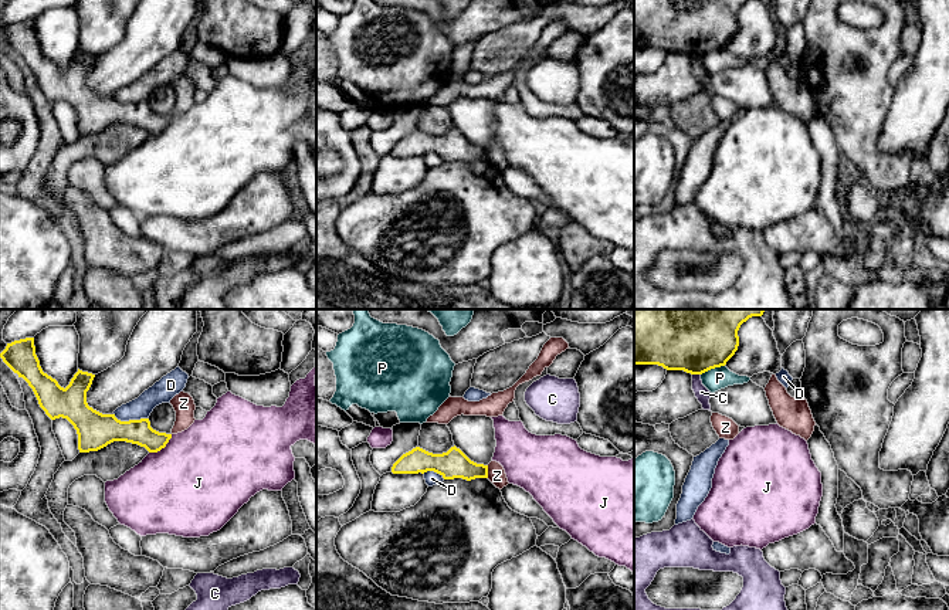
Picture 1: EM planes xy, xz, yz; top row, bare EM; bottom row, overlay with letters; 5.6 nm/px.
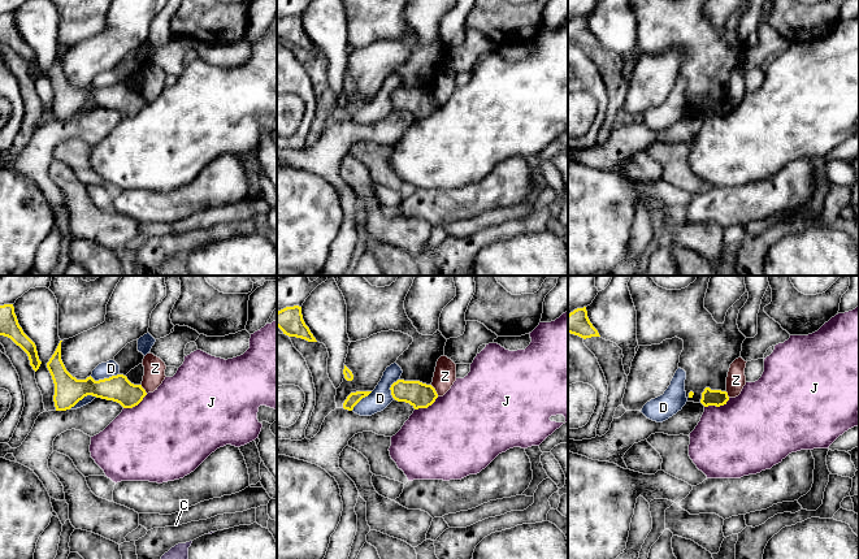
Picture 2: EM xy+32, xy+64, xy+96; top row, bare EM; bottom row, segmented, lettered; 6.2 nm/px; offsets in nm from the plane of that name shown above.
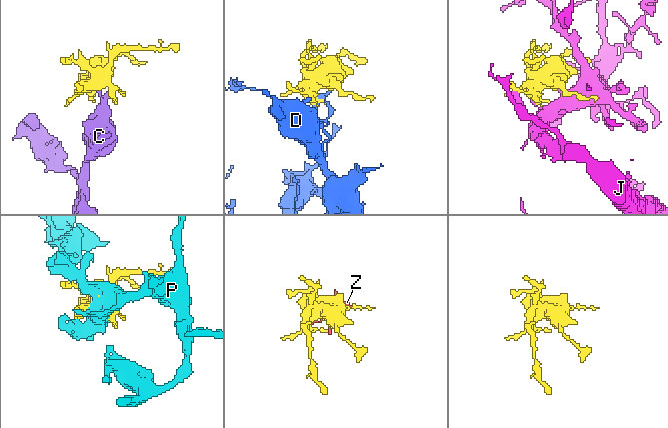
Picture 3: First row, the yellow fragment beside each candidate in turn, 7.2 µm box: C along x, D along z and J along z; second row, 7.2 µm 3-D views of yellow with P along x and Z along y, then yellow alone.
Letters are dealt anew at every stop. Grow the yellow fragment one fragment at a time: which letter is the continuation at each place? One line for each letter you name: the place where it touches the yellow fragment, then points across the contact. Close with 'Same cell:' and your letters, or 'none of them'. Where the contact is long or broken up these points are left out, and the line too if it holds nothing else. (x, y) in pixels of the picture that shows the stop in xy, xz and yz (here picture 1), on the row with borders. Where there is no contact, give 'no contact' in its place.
Same cell: none of them

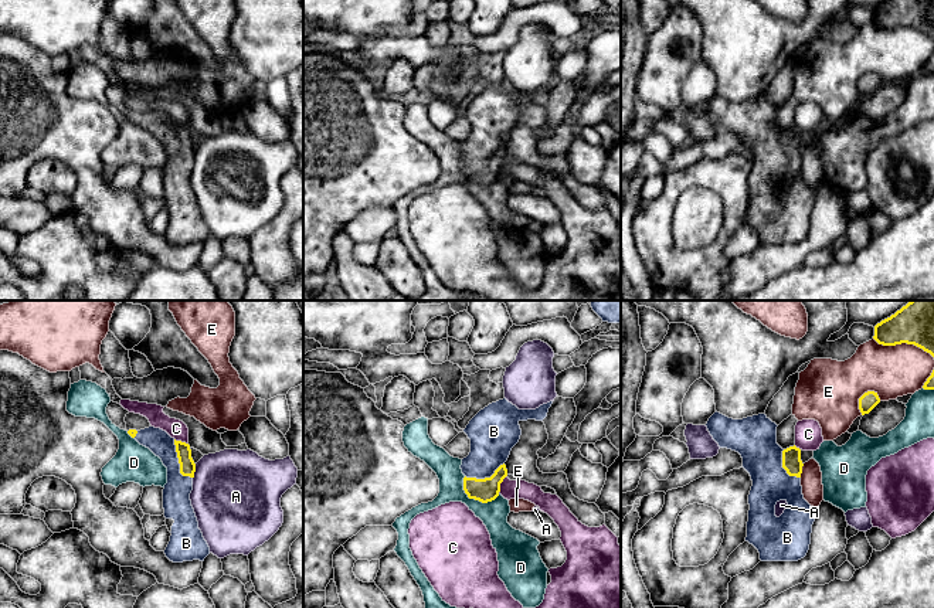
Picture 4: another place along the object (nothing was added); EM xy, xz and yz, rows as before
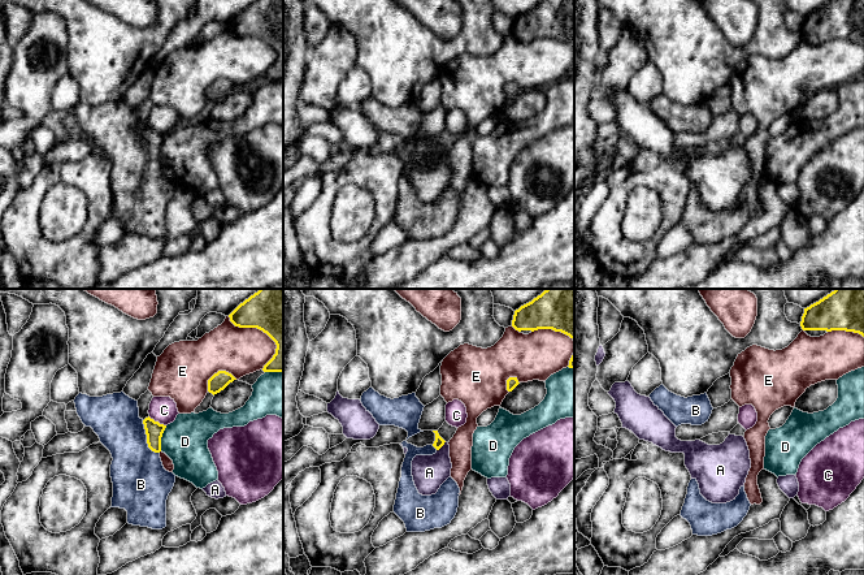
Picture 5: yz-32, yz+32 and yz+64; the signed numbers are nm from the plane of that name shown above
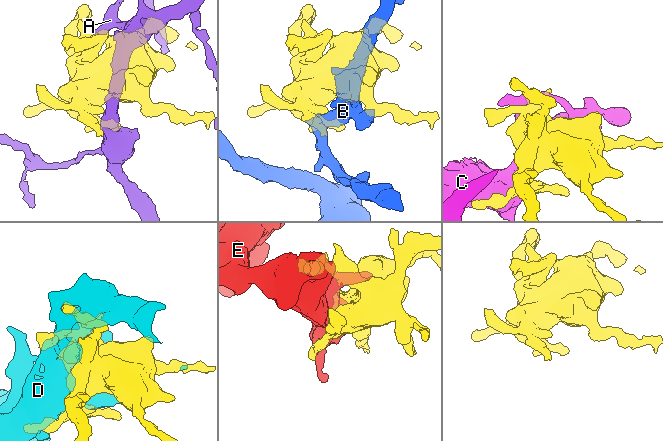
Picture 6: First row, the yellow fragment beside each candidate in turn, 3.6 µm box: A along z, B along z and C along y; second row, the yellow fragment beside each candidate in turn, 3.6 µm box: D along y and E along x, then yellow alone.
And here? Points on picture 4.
B: meets yellow in xy at (179, 462); runs through xy (187, 466), (179, 462), (179, 488), (176, 495)
Same cell: B

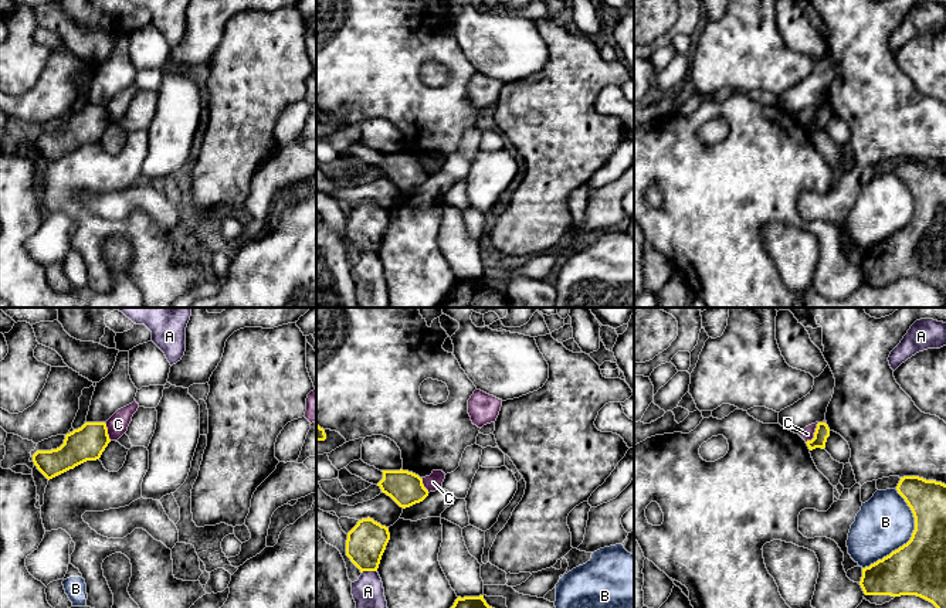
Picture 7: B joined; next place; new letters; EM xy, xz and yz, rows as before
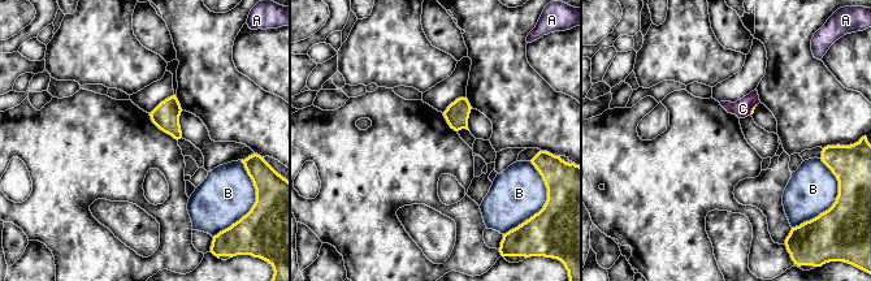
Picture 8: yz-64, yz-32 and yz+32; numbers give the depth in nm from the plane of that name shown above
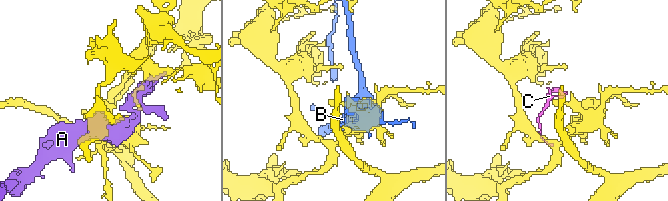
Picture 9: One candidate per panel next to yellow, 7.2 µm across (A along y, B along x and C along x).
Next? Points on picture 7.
Same cell: none of them

